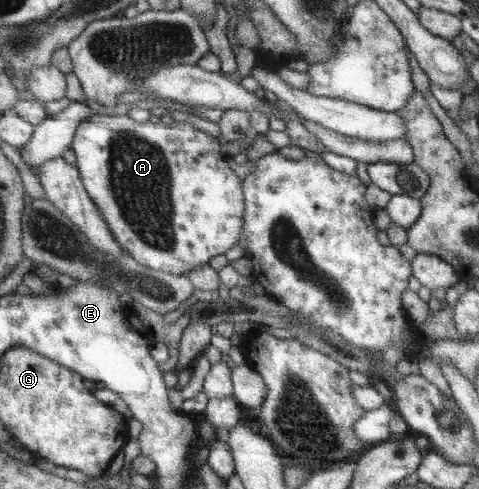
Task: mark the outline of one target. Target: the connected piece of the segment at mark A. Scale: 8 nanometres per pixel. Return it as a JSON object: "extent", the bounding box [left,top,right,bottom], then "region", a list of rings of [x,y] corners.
{"extent":[70,113,243,276],"region":[[[92,113],[84,121],[77,125],[73,135],[70,149],[76,156],[75,166],[77,167],[83,188],[91,201],[96,204],[97,209],[103,216],[115,242],[124,252],[127,252],[140,266],[150,270],[157,270],[167,274],[185,276],[187,272],[208,263],[213,256],[224,254],[233,244],[240,240],[240,233],[243,222],[243,192],[241,190],[241,179],[228,167],[227,161],[230,156],[221,154],[219,142],[213,136],[205,134],[187,121],[173,120],[171,124],[161,121],[151,123],[149,121],[137,122],[127,115],[108,116]]]}

